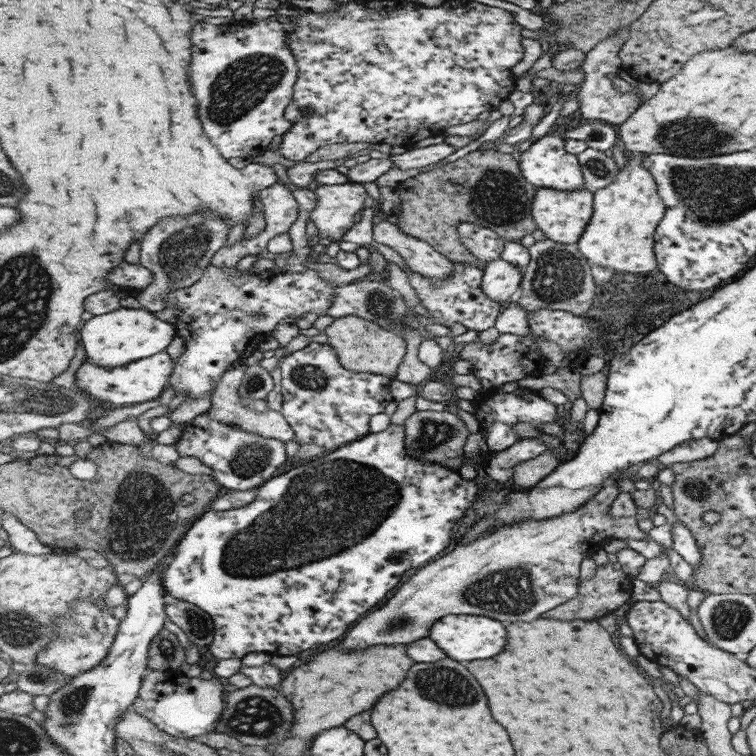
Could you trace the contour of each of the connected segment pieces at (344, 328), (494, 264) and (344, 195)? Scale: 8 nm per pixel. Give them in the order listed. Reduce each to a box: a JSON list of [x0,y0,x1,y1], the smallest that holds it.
[[323,315,407,380],[481,258,523,305],[308,183,367,240]]

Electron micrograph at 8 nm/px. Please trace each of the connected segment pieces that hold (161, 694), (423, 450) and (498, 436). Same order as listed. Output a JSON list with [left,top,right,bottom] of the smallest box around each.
[[133,670,226,739],[405,408,469,470],[472,385,563,452]]

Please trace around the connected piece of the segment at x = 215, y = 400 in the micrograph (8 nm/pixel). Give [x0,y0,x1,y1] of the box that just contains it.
[211,363,295,440]

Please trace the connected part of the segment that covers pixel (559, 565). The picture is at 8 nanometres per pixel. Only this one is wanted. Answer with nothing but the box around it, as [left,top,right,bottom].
[336,481,648,652]

